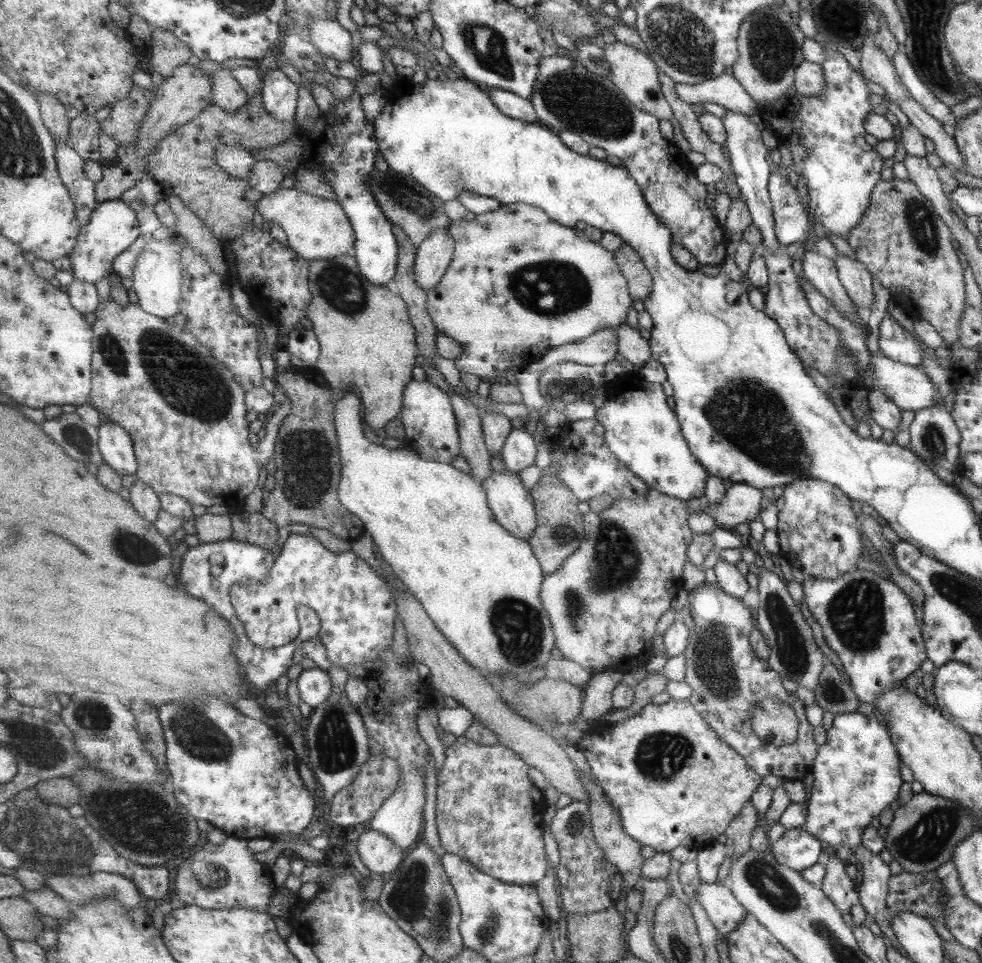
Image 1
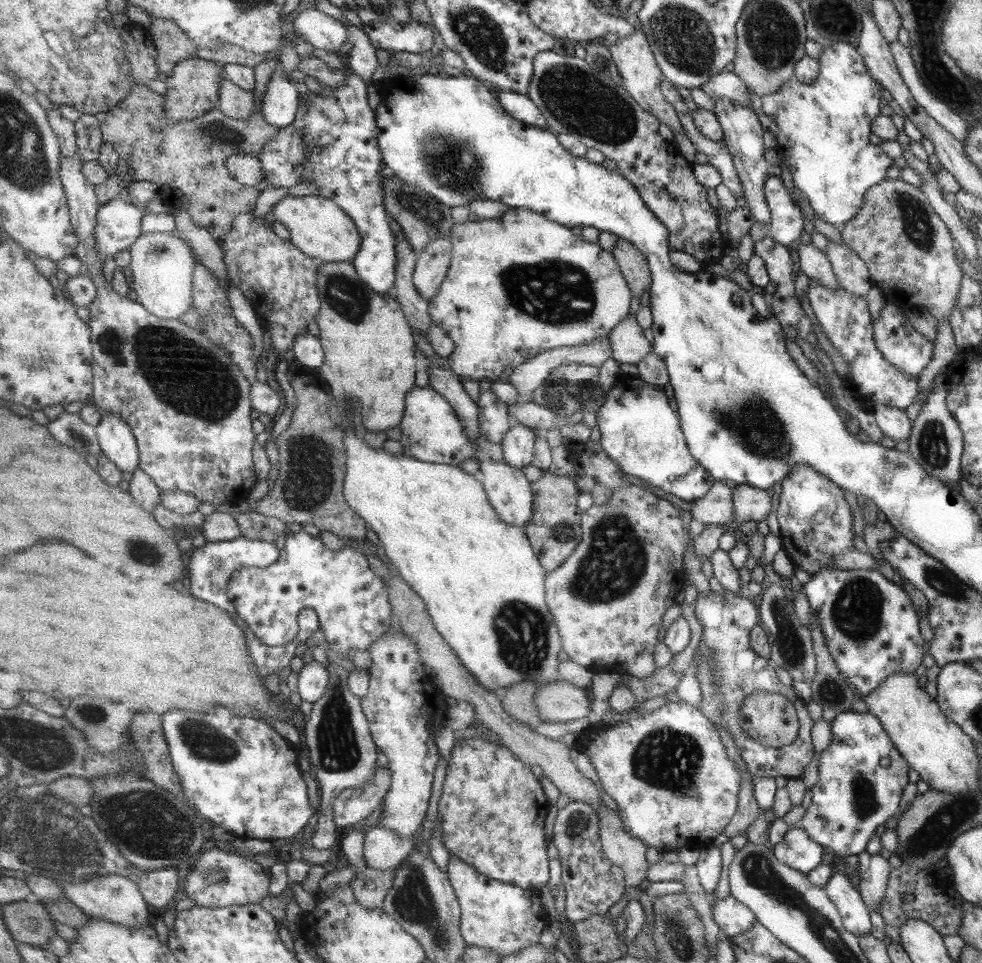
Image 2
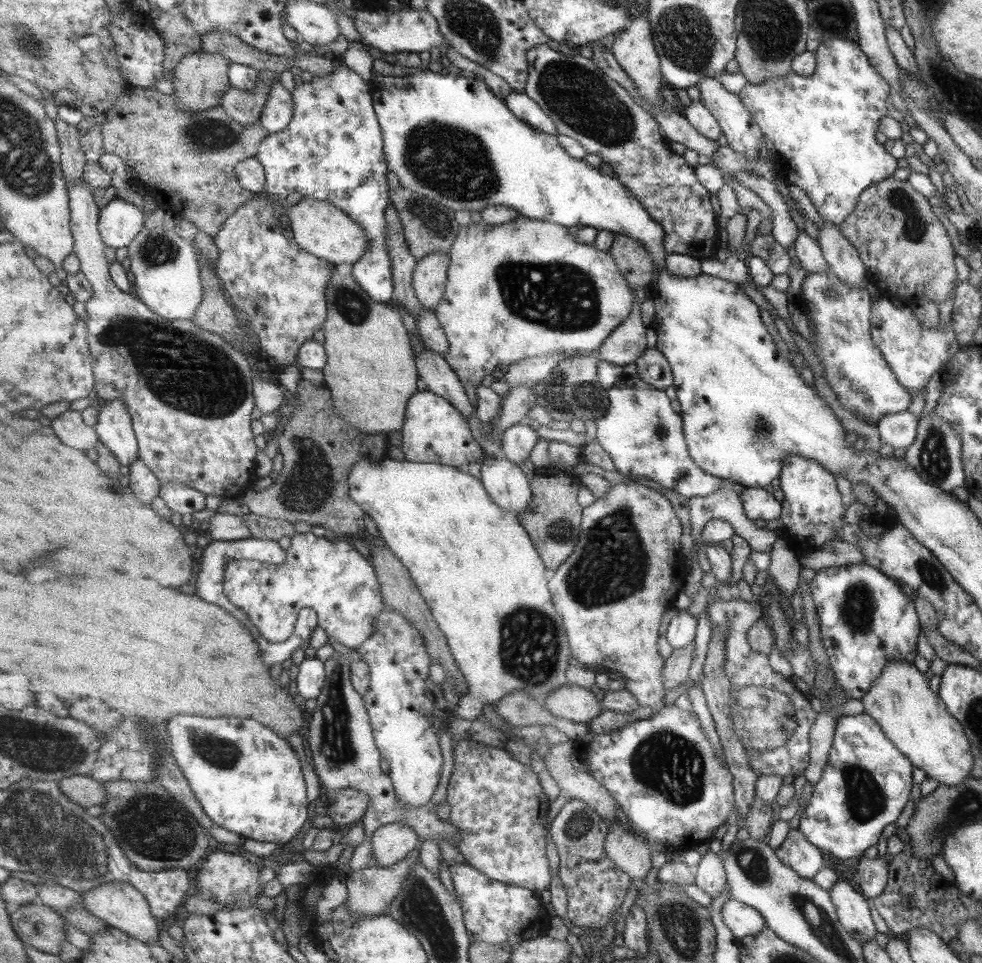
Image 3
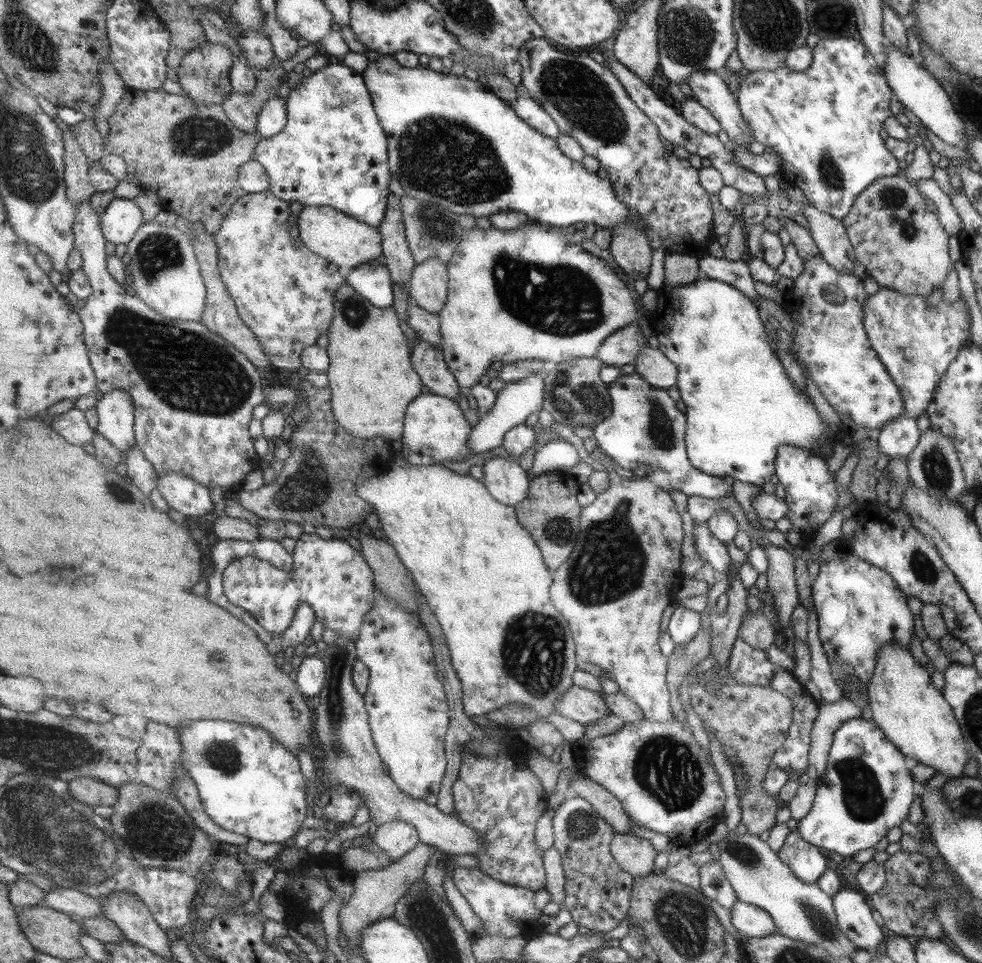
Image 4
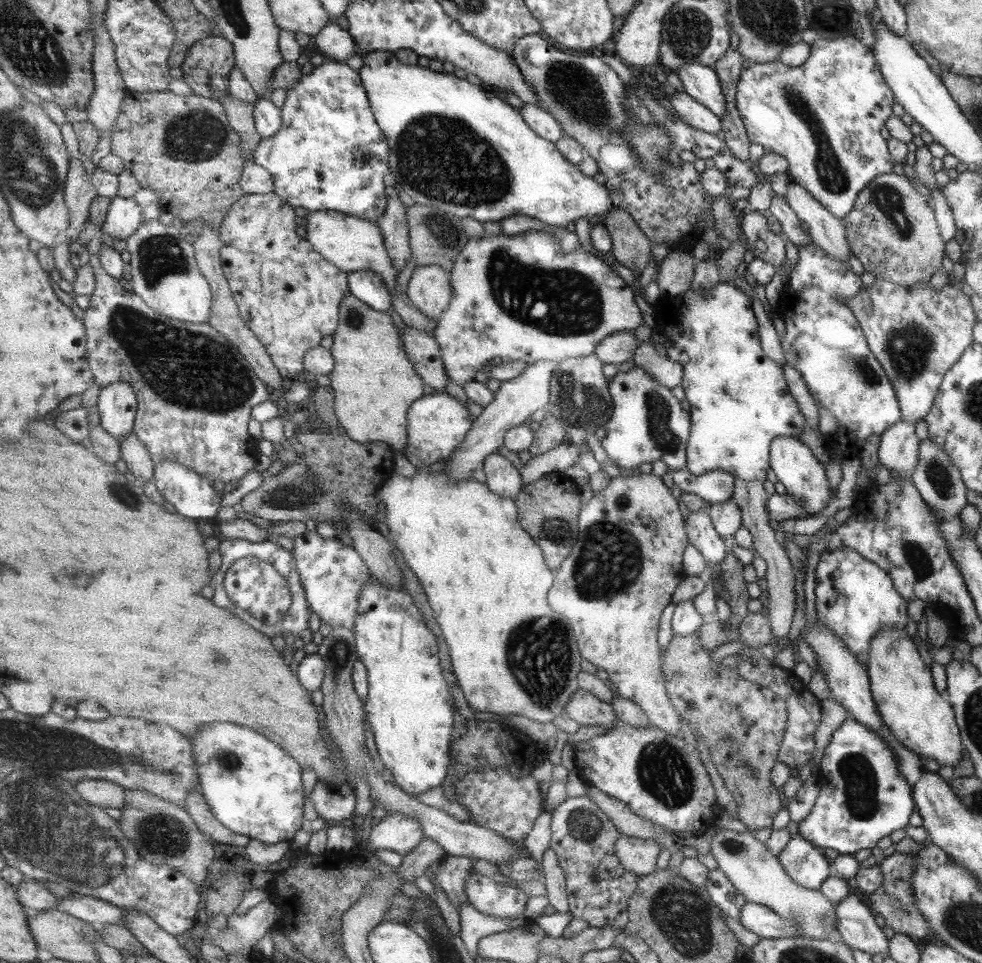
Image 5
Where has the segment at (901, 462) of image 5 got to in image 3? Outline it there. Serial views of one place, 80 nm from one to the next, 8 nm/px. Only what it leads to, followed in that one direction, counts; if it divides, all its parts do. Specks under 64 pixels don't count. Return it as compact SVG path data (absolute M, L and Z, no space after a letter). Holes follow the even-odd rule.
M908 411L887 413L876 421L881 443L889 444L892 448L907 448L914 439L917 419Z

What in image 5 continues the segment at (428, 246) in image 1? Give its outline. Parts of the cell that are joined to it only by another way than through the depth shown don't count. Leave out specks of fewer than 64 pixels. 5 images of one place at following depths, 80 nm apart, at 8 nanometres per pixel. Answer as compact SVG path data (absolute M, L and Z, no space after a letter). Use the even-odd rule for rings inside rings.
M437 265L417 266L413 270L407 293L416 308L437 322L444 310L448 309L452 298L448 272Z

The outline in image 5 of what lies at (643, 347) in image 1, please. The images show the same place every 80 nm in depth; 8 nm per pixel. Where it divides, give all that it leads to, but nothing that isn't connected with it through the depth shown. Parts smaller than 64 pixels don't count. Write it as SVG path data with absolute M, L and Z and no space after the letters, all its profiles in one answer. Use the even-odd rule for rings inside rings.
M621 331L605 337L596 346L594 355L602 364L614 364L617 366L621 362L631 360L640 343L635 339L633 331Z

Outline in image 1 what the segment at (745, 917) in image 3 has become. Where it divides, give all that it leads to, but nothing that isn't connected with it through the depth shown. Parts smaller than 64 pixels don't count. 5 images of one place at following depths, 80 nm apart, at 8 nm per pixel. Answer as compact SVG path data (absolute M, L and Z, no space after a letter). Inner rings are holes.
M700 880L694 900L699 903L716 931L724 936L740 924L745 914L731 889L721 883L707 884Z

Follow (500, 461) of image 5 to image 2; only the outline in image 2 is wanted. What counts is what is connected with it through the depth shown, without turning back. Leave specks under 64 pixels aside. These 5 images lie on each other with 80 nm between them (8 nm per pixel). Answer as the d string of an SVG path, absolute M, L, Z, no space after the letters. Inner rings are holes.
M485 460L479 462L478 470L483 474L482 486L488 502L501 521L517 529L525 527L531 521L533 496L520 469Z

